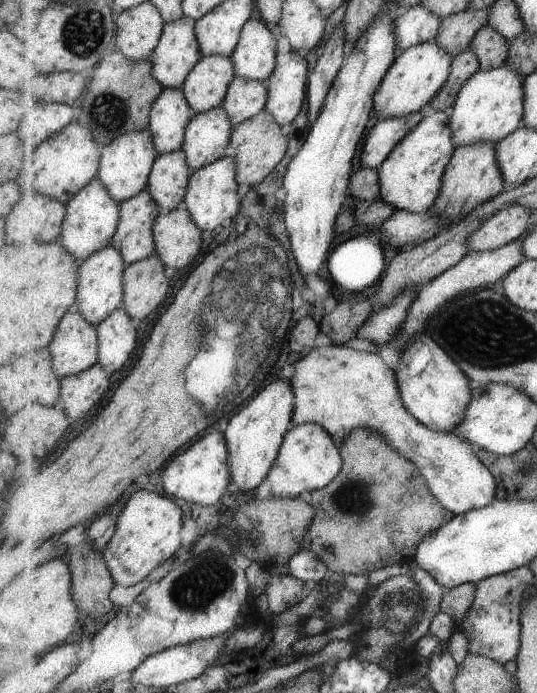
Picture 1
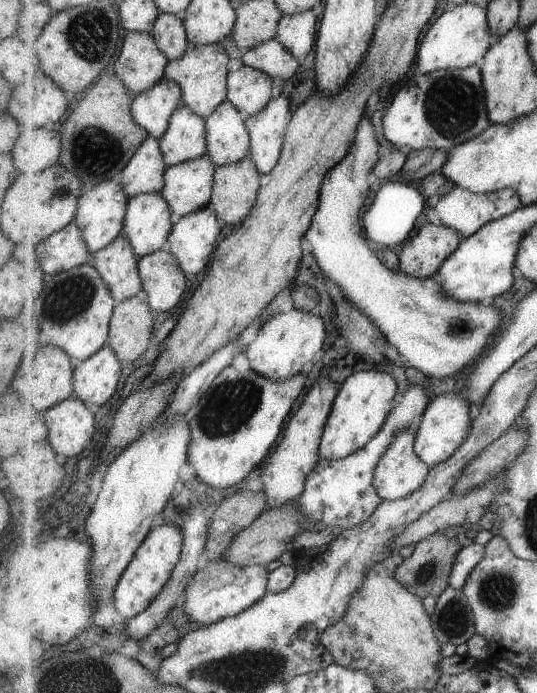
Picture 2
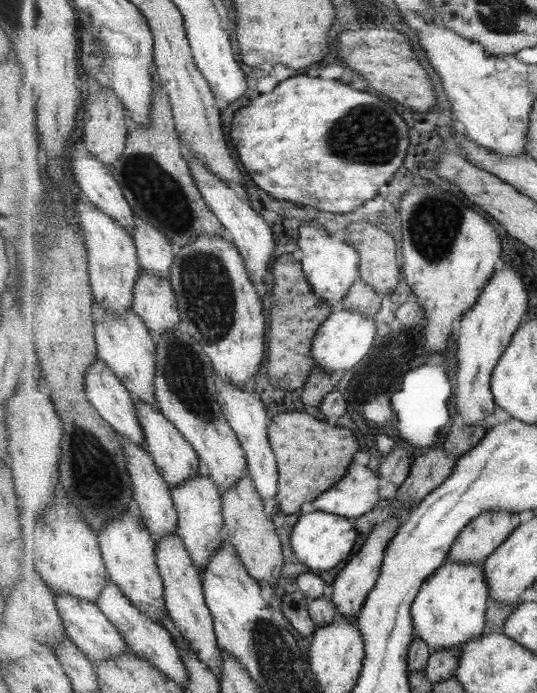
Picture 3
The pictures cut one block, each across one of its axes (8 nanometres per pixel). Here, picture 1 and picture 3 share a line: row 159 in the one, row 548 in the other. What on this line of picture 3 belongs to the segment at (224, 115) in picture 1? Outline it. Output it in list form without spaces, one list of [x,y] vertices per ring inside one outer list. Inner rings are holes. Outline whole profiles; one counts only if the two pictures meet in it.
[[[204,471],[197,478],[187,480],[181,486],[173,488],[172,497],[178,511],[179,519],[176,534],[181,536],[190,552],[193,562],[197,566],[201,566],[203,570],[209,566],[211,558],[219,552],[221,544],[226,542],[222,492],[217,484],[215,484],[215,480]]]

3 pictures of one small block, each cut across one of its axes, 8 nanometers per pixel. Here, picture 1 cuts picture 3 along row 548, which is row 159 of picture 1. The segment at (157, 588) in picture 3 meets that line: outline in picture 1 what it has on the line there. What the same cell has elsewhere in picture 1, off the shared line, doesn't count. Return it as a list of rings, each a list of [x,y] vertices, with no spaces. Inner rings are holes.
[[[148,129],[118,136],[102,146],[100,153],[102,157],[97,178],[106,184],[109,192],[120,204],[124,200],[132,199],[138,192],[147,190],[156,158],[160,154],[154,142],[154,136]]]

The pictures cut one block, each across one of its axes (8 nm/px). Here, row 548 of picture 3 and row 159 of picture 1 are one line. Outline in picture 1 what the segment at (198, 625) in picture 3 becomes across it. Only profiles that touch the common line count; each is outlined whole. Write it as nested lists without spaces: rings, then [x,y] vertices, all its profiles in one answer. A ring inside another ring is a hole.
[[[185,151],[159,154],[156,158],[147,190],[157,204],[172,211],[183,205],[184,196],[193,170],[189,166]]]

